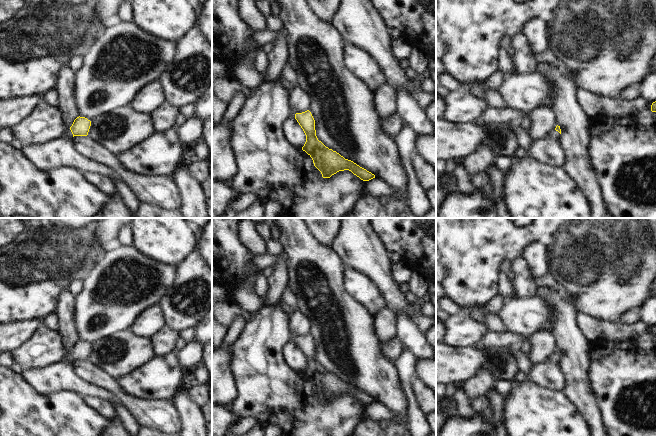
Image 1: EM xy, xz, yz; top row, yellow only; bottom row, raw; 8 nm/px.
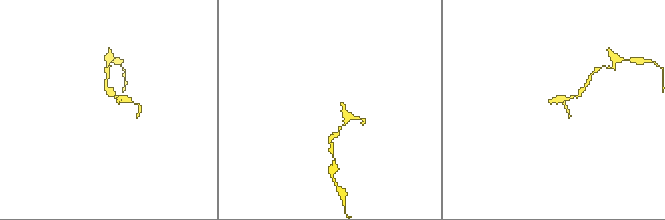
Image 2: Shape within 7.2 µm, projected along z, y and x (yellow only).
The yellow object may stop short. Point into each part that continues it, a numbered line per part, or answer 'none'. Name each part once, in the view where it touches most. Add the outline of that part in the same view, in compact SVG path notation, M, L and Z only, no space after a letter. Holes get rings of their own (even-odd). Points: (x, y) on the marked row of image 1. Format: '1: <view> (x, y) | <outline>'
1: xy (60, 152) | M70 129L56 139L42 144L23 146L25 157L39 170L46 171L58 167L71 167L81 173L98 173L115 176L107 167L81 156L74 148Z

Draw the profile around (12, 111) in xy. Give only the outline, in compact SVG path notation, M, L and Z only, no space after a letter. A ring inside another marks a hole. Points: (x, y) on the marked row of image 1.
M33 94L0 101L0 129L12 129L36 108L42 98L43 96Z

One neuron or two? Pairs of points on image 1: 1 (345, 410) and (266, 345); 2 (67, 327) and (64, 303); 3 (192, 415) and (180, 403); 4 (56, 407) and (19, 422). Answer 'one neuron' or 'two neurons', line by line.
1: one neuron
2: one neuron
3: one neuron
4: one neuron

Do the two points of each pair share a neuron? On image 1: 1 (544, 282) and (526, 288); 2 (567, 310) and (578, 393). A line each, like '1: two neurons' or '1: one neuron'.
1: two neurons
2: one neuron

